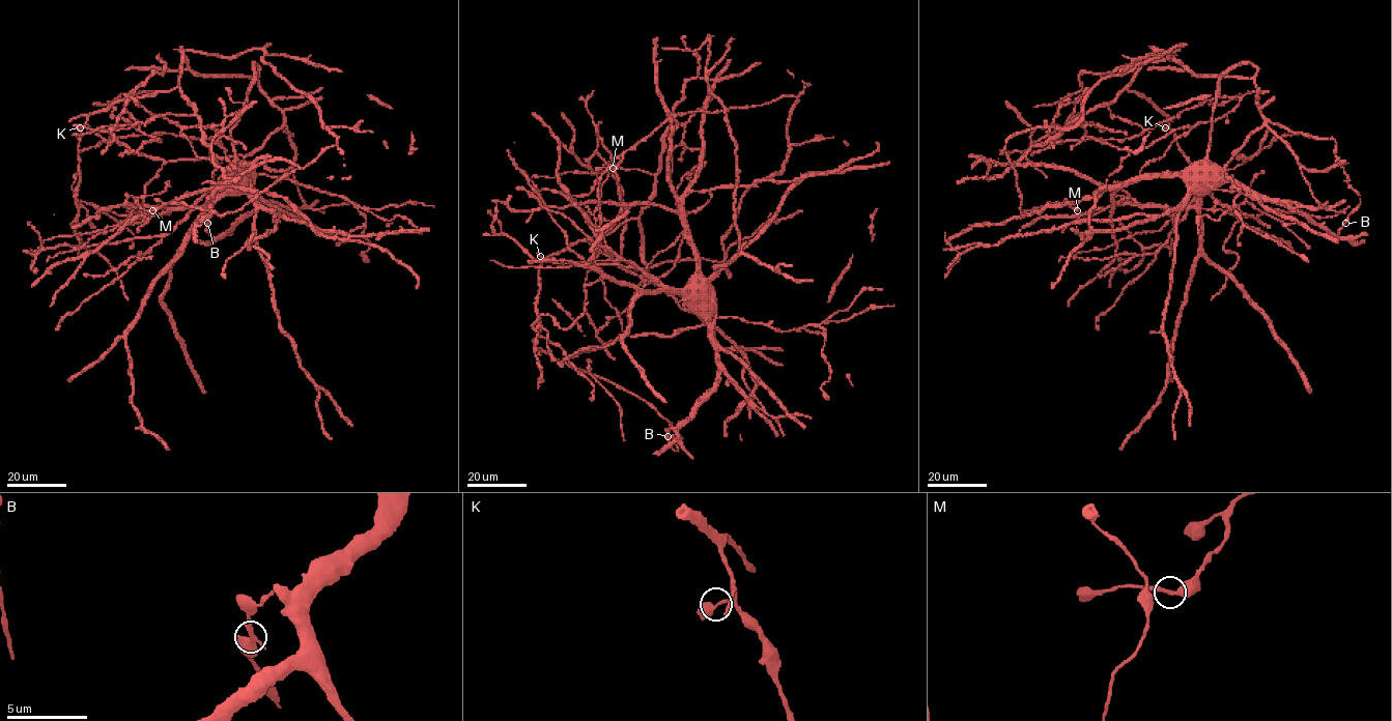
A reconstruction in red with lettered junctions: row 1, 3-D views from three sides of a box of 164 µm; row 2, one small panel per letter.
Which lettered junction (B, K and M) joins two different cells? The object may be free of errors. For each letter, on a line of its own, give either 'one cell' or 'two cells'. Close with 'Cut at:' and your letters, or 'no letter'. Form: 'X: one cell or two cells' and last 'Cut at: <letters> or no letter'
B: one cell
K: one cell
M: one cell
Cut at: no letter

